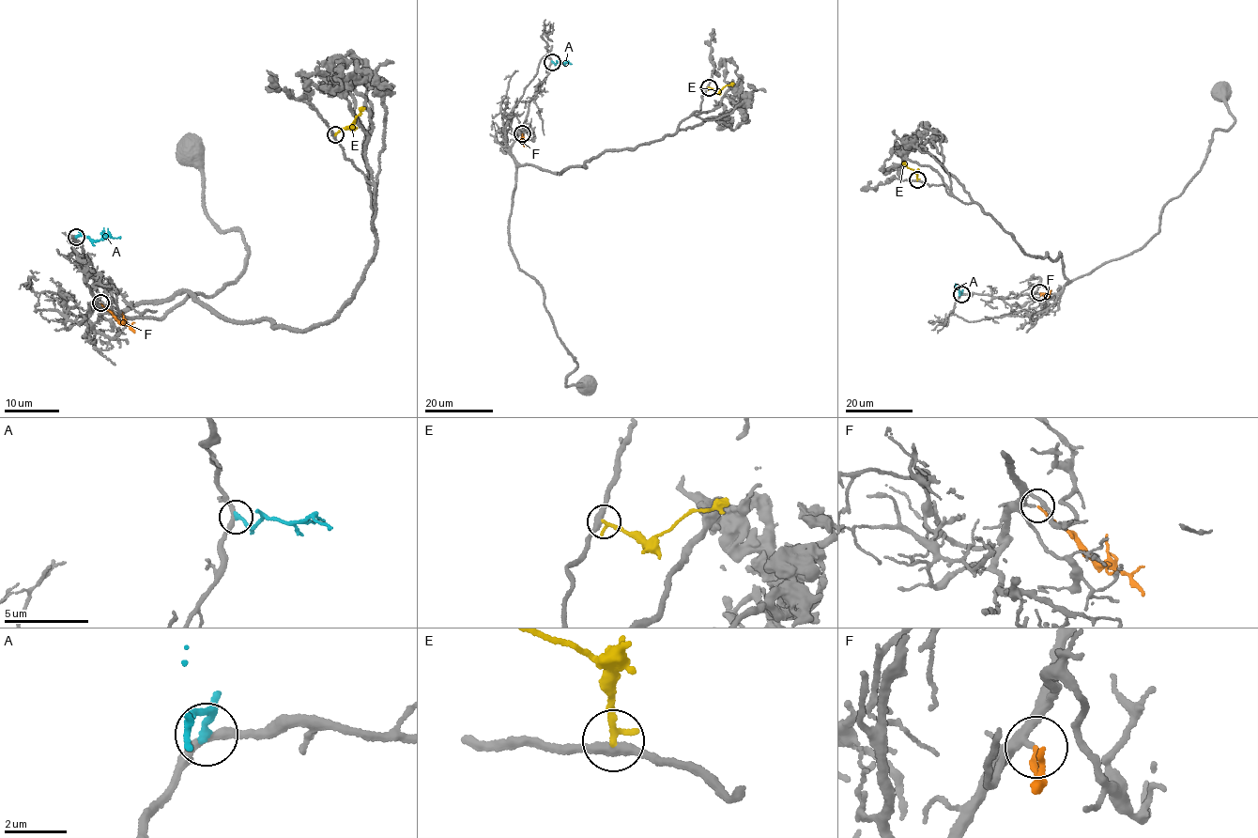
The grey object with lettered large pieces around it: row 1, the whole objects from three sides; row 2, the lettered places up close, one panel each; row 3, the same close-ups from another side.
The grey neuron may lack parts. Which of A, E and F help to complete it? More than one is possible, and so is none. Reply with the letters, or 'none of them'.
F

